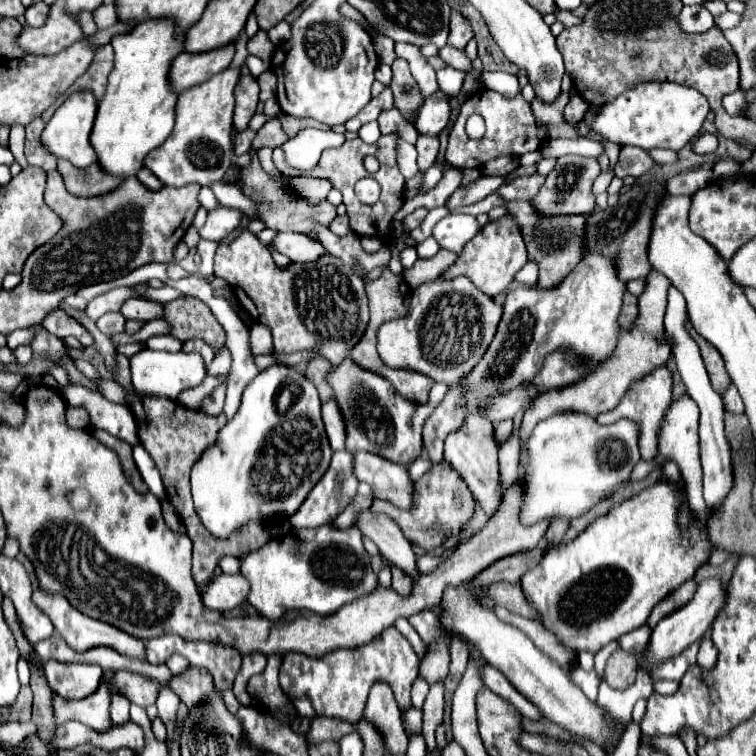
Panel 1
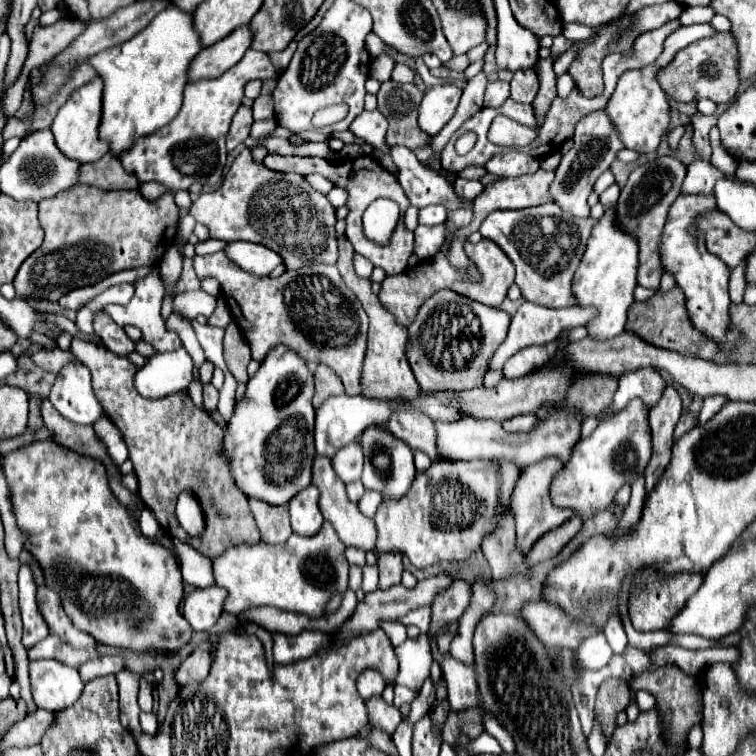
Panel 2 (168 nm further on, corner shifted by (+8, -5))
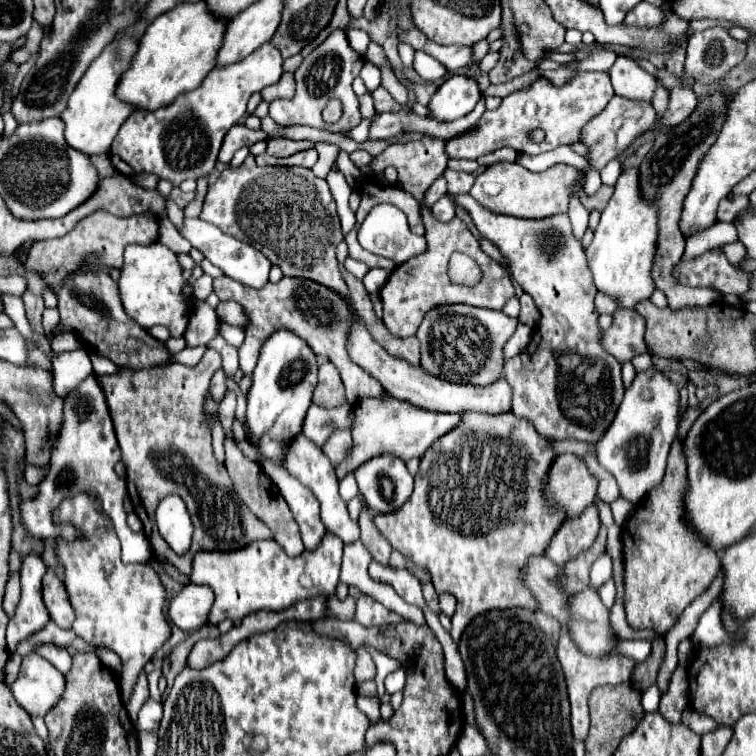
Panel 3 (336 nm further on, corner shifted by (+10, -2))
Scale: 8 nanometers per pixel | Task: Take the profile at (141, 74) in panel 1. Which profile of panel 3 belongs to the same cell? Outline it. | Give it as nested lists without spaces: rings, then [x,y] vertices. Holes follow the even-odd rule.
[[[194,2],[194,4],[178,4],[166,14],[160,14],[144,32],[144,36],[138,42],[138,50],[132,56],[130,68],[126,68],[120,76],[120,82],[116,86],[116,98],[132,104],[134,110],[158,110],[176,100],[178,94],[186,90],[198,88],[198,84],[204,80],[204,76],[214,68],[214,56],[216,50],[222,44],[222,32],[226,30],[226,24],[218,18],[214,18],[204,2]]]

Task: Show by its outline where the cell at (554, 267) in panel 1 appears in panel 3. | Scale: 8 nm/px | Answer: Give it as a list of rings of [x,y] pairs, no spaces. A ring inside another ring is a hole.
[[[446,194],[456,206],[464,208],[478,232],[488,238],[498,250],[500,254],[508,260],[510,264],[510,274],[512,278],[520,284],[520,288],[530,294],[542,314],[538,328],[534,330],[532,342],[528,344],[528,348],[524,352],[520,352],[518,356],[514,356],[512,360],[506,362],[504,366],[504,376],[506,380],[510,380],[510,386],[514,388],[514,408],[512,412],[518,418],[526,418],[534,424],[534,428],[544,436],[544,438],[552,438],[552,440],[582,440],[582,442],[598,442],[598,438],[606,432],[606,428],[610,426],[622,396],[624,396],[624,386],[622,386],[622,378],[620,378],[620,362],[614,360],[614,356],[606,354],[602,350],[602,346],[598,344],[598,332],[602,332],[598,328],[598,312],[594,308],[594,296],[596,296],[596,288],[594,282],[590,280],[590,270],[586,268],[586,256],[584,256],[584,246],[582,240],[578,240],[572,234],[572,226],[570,226],[570,218],[568,214],[552,214],[546,218],[538,218],[538,220],[528,220],[528,218],[516,218],[516,216],[506,216],[506,214],[494,214],[488,212],[484,206],[480,206],[470,194]],[[562,354],[578,354],[588,362],[590,366],[572,366],[570,372],[562,372],[558,358]]]

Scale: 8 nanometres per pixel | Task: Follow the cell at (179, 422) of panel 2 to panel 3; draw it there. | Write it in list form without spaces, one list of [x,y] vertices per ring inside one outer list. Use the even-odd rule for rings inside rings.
[[[206,350],[200,364],[194,368],[182,364],[168,364],[166,368],[126,368],[118,374],[98,376],[98,384],[106,396],[106,404],[114,422],[116,438],[126,464],[126,484],[134,512],[144,524],[144,532],[152,550],[170,560],[182,574],[190,574],[192,558],[202,550],[236,550],[254,540],[272,538],[266,524],[262,524],[242,504],[240,496],[230,484],[226,466],[216,460],[212,448],[212,434],[206,424],[202,404],[208,394],[212,374],[222,366],[222,358],[214,350]],[[168,494],[178,494],[192,516],[194,538],[186,554],[170,550],[154,522],[156,504]]]

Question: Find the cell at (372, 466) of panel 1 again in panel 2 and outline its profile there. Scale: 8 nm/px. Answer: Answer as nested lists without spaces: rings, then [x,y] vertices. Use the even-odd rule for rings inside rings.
[[[354,441],[348,447],[342,447],[332,457],[332,467],[344,483],[360,481],[360,475],[362,475],[362,447],[360,447],[360,443]]]

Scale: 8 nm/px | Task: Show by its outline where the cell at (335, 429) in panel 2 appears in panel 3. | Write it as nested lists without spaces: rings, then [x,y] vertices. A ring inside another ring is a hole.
[[[348,402],[334,408],[312,404],[302,426],[302,434],[322,448],[322,444],[332,436],[334,430],[342,430],[342,428],[350,430],[354,424],[354,416],[356,416],[356,410]]]

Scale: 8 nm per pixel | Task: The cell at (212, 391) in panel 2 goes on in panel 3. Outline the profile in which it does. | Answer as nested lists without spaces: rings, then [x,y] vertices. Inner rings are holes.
[[[220,370],[212,376],[212,382],[210,382],[210,396],[216,400],[216,402],[220,402],[222,400],[222,396],[224,396],[224,392],[226,392],[226,374],[222,374]]]

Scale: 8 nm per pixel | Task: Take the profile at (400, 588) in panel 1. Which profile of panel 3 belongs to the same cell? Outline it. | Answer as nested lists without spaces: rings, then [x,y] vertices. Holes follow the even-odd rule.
[[[364,508],[364,512],[360,514],[358,524],[360,524],[360,530],[362,530],[362,536],[360,536],[362,544],[368,548],[368,552],[372,554],[372,558],[374,558],[376,562],[380,562],[382,566],[386,566],[388,560],[390,560],[392,548],[390,548],[388,540],[382,538],[382,534],[376,530],[376,526],[374,526],[374,522],[372,522],[372,516],[370,516],[368,508]]]

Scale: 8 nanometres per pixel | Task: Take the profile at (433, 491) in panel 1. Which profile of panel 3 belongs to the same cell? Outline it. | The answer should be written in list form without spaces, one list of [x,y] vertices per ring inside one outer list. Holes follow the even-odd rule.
[[[464,412],[462,418],[464,418],[464,422],[458,428],[454,428],[452,432],[448,432],[446,436],[442,436],[442,440],[436,440],[434,446],[430,446],[426,450],[426,454],[422,456],[422,460],[420,460],[420,472],[414,476],[414,492],[408,498],[408,502],[402,508],[394,510],[394,512],[376,514],[374,516],[376,528],[390,542],[390,546],[394,550],[398,550],[408,562],[412,562],[412,564],[416,564],[420,568],[428,568],[430,570],[430,574],[434,576],[432,584],[434,584],[436,592],[450,592],[450,594],[456,596],[458,608],[456,608],[456,614],[452,616],[452,630],[450,630],[452,640],[456,644],[460,642],[460,636],[466,630],[466,626],[470,624],[470,620],[476,618],[482,612],[488,612],[488,610],[506,610],[506,608],[520,608],[520,606],[536,610],[536,600],[532,598],[530,590],[524,584],[520,584],[520,568],[526,564],[528,556],[532,556],[532,554],[544,554],[550,538],[554,536],[554,532],[562,524],[562,520],[558,520],[558,512],[550,514],[548,508],[542,508],[542,496],[538,496],[538,484],[542,484],[542,472],[546,472],[546,468],[550,468],[550,460],[554,460],[554,452],[548,446],[548,440],[542,438],[528,420],[516,418],[512,412],[508,412],[506,416],[480,416],[476,412],[472,412],[472,414]]]

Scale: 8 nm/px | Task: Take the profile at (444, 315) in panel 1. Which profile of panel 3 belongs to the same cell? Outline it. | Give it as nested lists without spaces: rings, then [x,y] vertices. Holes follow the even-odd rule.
[[[468,304],[436,306],[424,316],[416,332],[422,354],[420,366],[428,374],[438,376],[446,382],[474,386],[492,384],[502,374],[502,348],[514,334],[516,324],[516,318],[510,318],[498,310],[486,310]]]

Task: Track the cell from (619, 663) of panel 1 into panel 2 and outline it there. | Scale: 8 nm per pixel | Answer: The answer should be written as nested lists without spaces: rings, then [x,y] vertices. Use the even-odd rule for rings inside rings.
[[[608,679],[600,685],[596,695],[596,719],[602,725],[606,743],[610,743],[612,731],[616,729],[616,715],[624,711],[630,703],[630,687],[622,679]]]

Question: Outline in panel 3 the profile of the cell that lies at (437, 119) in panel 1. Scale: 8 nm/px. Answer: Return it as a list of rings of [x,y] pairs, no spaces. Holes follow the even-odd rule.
[[[452,74],[444,84],[438,86],[438,90],[432,94],[428,102],[430,118],[438,122],[452,122],[476,106],[480,100],[480,88],[476,80],[472,80],[466,74]]]

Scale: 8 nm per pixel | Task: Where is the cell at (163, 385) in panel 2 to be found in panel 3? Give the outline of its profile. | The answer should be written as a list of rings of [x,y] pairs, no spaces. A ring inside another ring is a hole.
[[[198,302],[186,326],[186,346],[188,348],[204,346],[214,336],[218,336],[218,316],[214,308],[210,308],[206,302]]]

